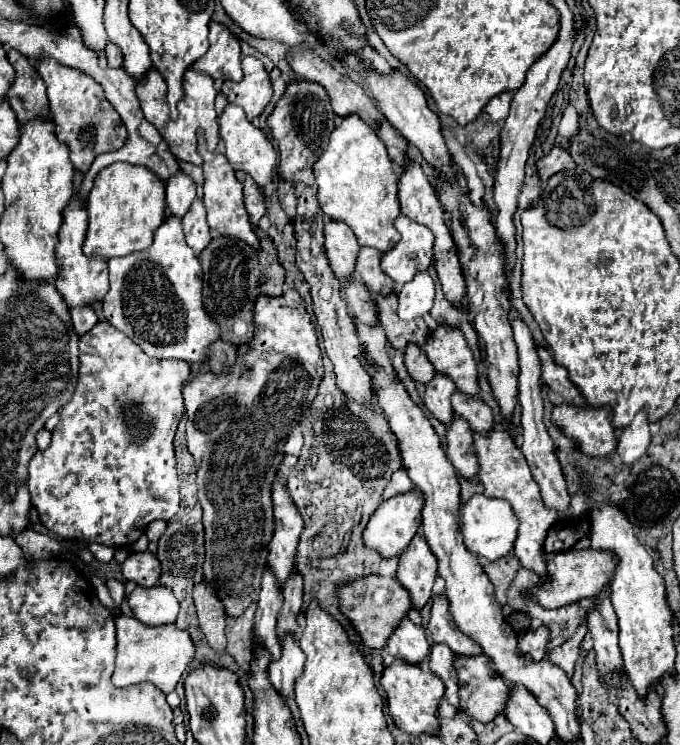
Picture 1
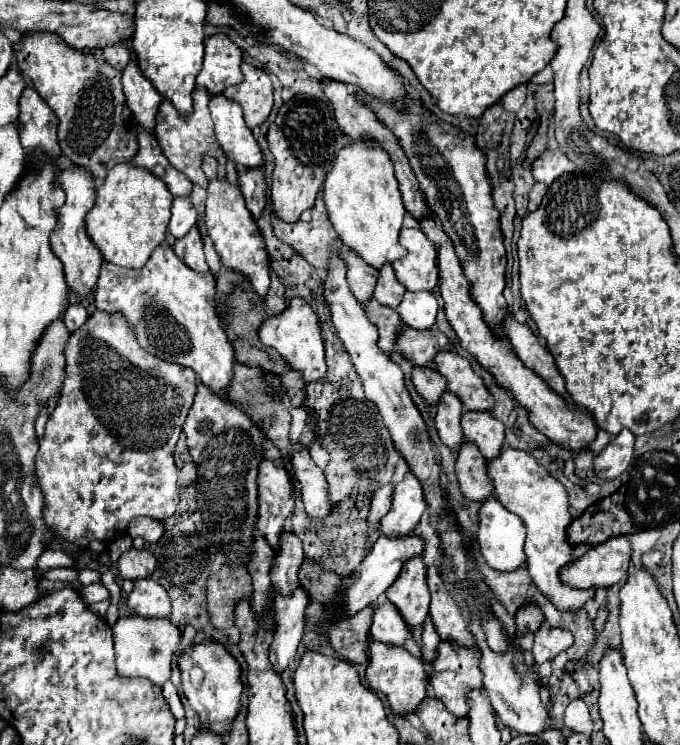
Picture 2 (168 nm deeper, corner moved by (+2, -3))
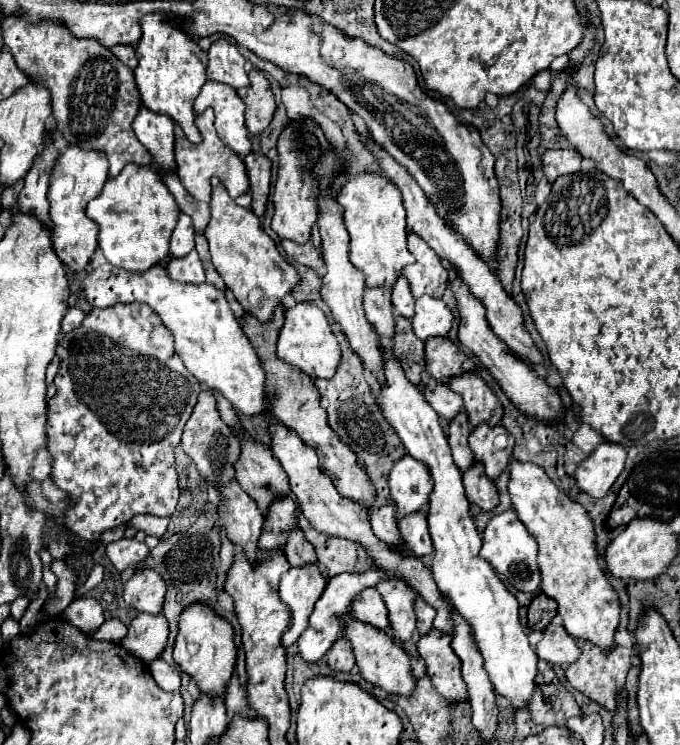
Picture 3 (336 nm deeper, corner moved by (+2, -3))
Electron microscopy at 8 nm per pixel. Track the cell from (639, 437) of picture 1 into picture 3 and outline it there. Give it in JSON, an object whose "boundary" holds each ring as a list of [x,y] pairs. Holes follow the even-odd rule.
{"boundary":[[[604,441],[578,465],[574,473],[576,483],[584,493],[592,497],[604,497],[616,481],[616,477],[622,473],[624,463],[626,449],[618,443]]]}

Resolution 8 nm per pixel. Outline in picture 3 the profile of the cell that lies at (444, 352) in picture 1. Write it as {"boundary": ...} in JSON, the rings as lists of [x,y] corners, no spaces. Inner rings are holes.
{"boundary":[[[468,371],[464,375],[458,375],[456,379],[450,379],[448,387],[462,395],[464,409],[468,413],[472,427],[480,423],[488,423],[494,427],[500,423],[504,409],[498,397],[492,393],[492,389],[486,385],[486,381],[480,375]]]}

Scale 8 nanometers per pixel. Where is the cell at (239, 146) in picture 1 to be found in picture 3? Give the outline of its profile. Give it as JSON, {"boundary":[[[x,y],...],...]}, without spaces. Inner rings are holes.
{"boundary":[[[206,81],[194,103],[194,109],[200,113],[206,107],[214,109],[214,125],[220,141],[228,145],[236,155],[248,155],[252,151],[252,143],[244,125],[244,103],[236,91],[224,83]]]}

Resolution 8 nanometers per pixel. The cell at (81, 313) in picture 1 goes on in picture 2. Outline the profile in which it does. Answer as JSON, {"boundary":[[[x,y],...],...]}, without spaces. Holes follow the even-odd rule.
{"boundary":[[[70,305],[62,319],[64,319],[64,325],[66,325],[68,331],[76,331],[78,327],[82,327],[86,323],[88,313],[86,313],[86,309],[82,305]]]}

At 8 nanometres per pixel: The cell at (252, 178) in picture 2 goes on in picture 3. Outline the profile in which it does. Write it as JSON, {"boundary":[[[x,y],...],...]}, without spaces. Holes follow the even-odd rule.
{"boundary":[[[246,155],[244,157],[246,175],[250,181],[250,193],[252,193],[252,211],[262,217],[266,211],[268,191],[270,191],[270,159],[264,155]]]}

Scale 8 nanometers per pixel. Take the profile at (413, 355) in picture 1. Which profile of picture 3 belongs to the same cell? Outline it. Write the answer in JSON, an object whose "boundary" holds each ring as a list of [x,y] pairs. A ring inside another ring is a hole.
{"boundary":[[[428,379],[424,397],[432,405],[432,409],[448,421],[454,419],[454,415],[464,409],[460,395],[456,395],[446,383],[436,383],[434,379]]]}

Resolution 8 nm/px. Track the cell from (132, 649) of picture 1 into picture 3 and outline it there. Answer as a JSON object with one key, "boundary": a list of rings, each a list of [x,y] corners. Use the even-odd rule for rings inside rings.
{"boundary":[[[138,613],[130,627],[128,635],[120,641],[124,649],[128,649],[132,655],[136,655],[142,663],[150,665],[152,661],[162,657],[162,651],[168,641],[168,621],[164,615],[148,615],[148,613]]]}

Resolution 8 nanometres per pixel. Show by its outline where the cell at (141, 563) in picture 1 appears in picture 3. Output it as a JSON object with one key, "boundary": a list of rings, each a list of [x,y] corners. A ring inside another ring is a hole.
{"boundary":[[[120,539],[120,541],[108,543],[106,547],[106,555],[118,573],[122,573],[128,567],[136,569],[140,563],[144,563],[148,553],[150,549],[146,547],[146,543],[140,543],[136,539]]]}

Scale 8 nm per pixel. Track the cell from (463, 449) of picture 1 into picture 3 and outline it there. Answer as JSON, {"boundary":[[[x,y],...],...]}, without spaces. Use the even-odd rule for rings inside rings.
{"boundary":[[[480,461],[472,463],[472,467],[464,471],[464,487],[468,501],[478,505],[482,511],[490,511],[498,505],[496,485],[488,475],[484,475],[484,465]]]}

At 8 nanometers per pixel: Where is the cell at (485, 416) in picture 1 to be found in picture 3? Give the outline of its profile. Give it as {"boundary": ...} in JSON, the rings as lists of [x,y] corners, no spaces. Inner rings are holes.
{"boundary":[[[480,423],[476,429],[472,429],[468,443],[472,447],[474,457],[484,463],[486,475],[490,479],[496,479],[506,469],[512,457],[514,439],[502,425],[490,427],[486,423]]]}

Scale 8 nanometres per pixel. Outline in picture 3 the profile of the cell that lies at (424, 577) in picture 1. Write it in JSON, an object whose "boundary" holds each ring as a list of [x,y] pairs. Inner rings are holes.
{"boundary":[[[384,579],[376,589],[380,591],[388,607],[394,637],[398,637],[400,641],[408,641],[416,631],[414,607],[418,593],[402,579]]]}

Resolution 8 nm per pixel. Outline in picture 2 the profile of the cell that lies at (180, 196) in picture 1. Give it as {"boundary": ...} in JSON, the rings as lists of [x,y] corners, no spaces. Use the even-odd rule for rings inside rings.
{"boundary":[[[174,199],[168,231],[174,239],[182,239],[196,225],[196,209],[190,199]]]}

